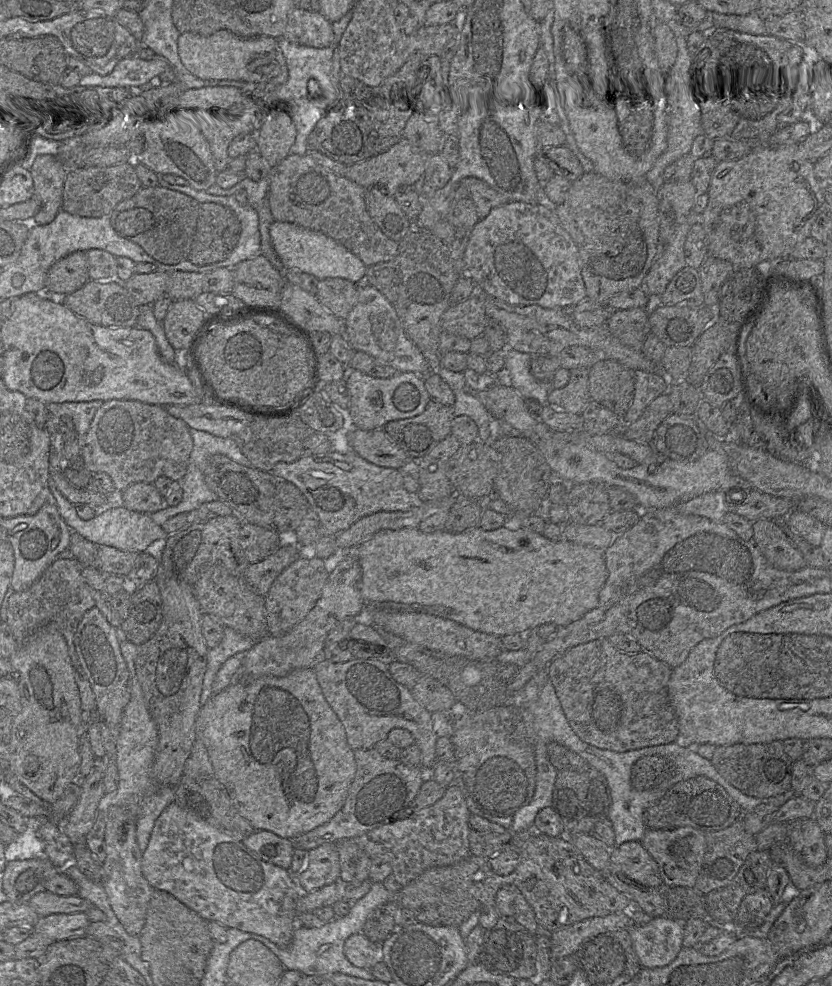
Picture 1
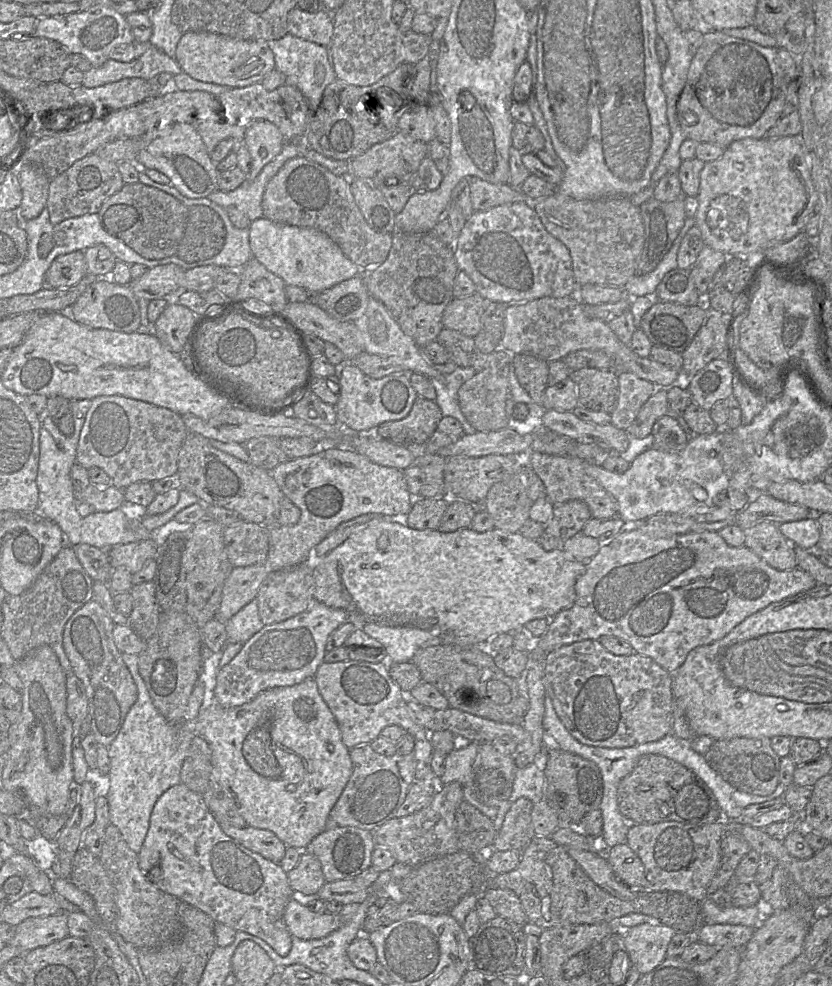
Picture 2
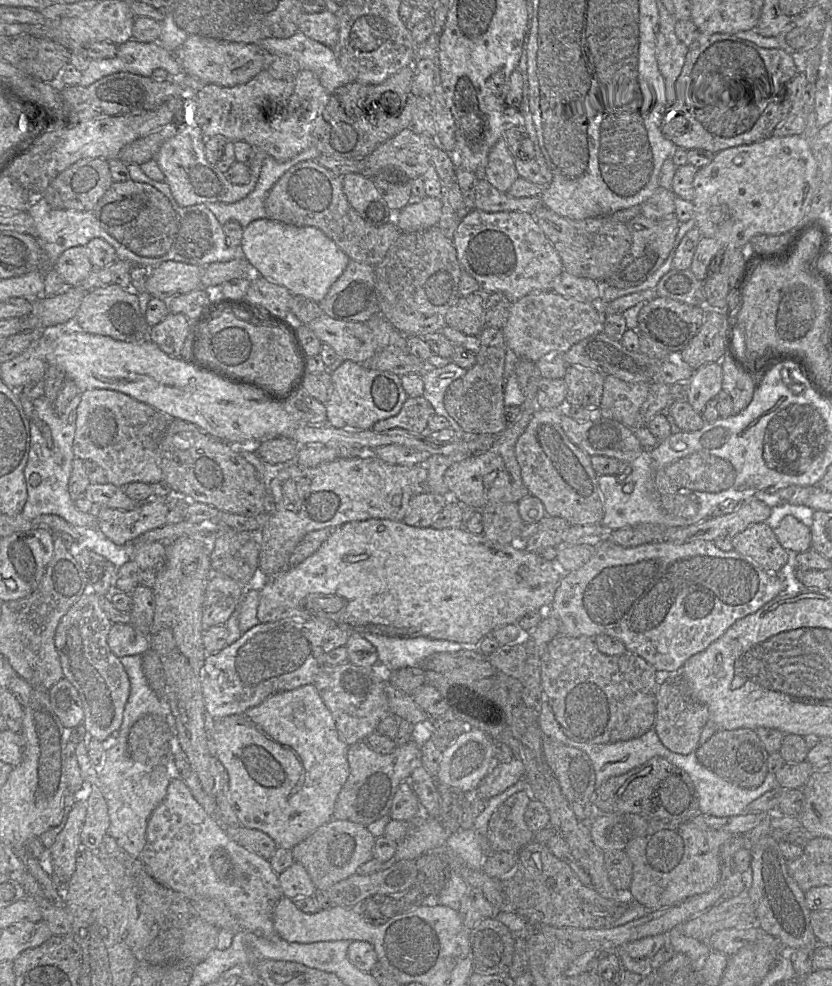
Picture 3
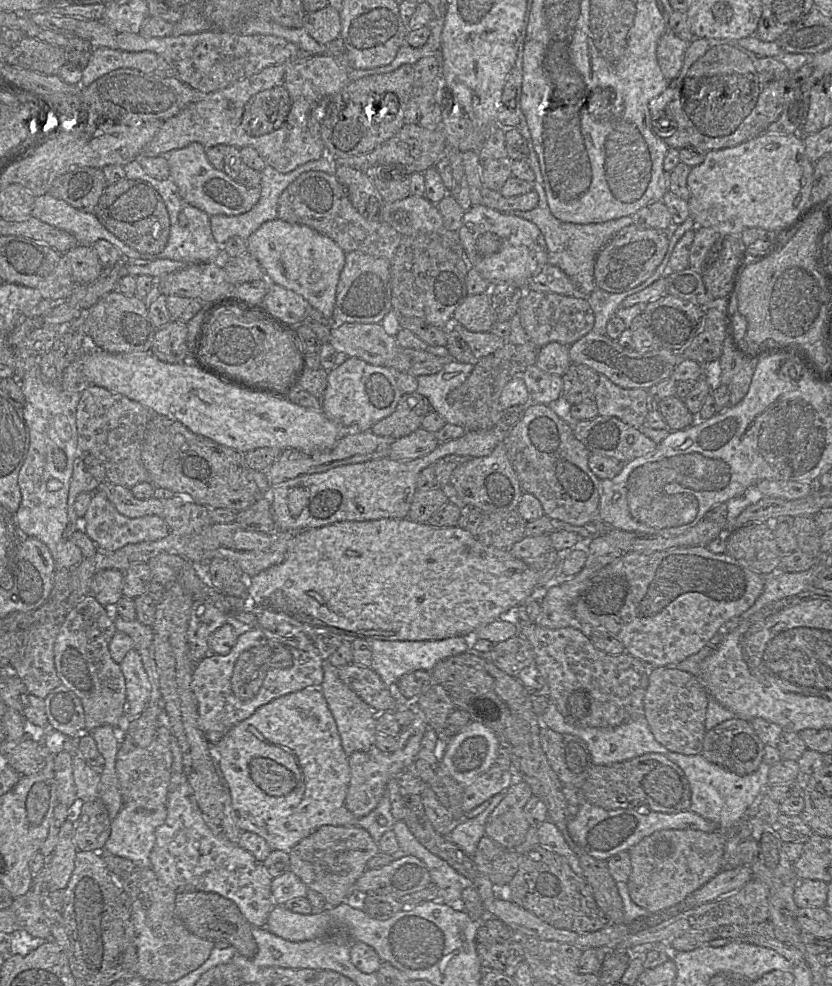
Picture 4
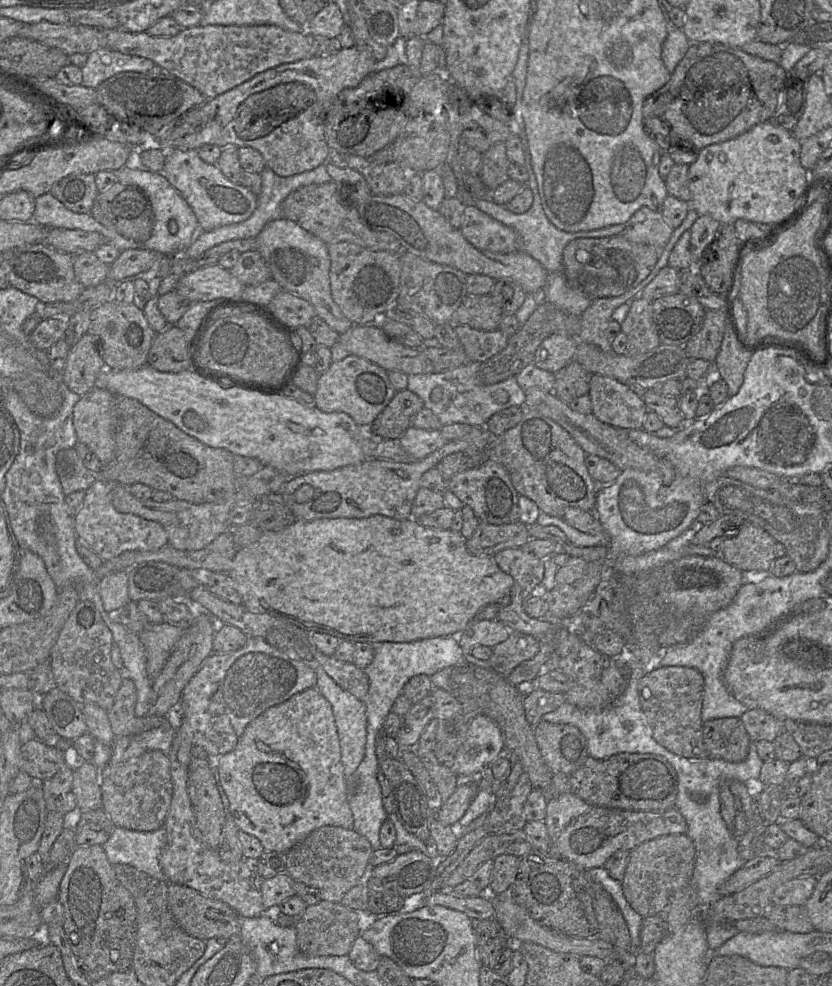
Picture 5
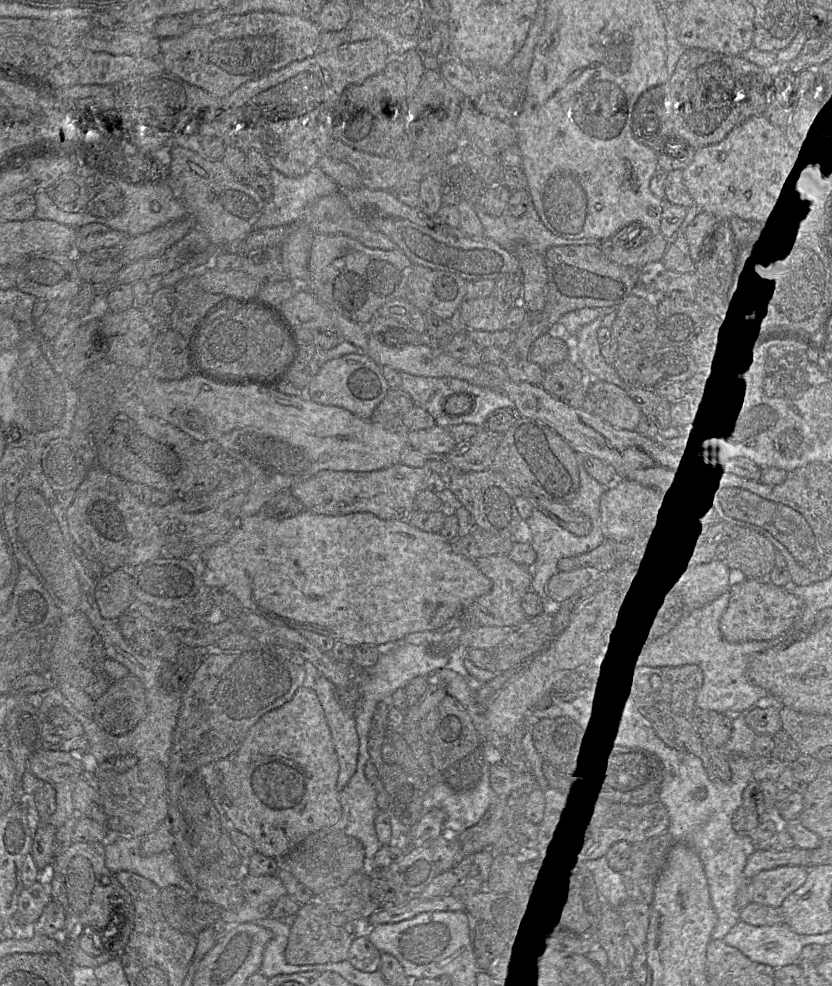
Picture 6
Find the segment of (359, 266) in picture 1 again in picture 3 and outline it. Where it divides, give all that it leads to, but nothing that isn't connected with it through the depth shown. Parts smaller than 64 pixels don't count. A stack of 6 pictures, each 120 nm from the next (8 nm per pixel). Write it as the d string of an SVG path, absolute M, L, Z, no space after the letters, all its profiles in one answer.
M270 219L250 223L243 231L243 257L254 274L285 287L292 295L319 303L349 264L349 257L315 227L297 227Z

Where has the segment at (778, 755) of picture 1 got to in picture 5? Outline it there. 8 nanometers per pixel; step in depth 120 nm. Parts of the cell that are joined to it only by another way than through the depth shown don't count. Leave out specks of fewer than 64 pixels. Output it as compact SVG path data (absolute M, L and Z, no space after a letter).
M740 718L703 722L702 733L710 757L728 762L741 762L747 757L751 738Z

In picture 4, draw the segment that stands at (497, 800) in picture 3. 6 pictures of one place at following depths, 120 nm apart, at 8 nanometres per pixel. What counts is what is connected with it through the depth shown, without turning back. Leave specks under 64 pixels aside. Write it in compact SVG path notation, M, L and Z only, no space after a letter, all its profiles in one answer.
M506 791L493 796L488 807L477 817L471 819L463 818L455 823L449 834L449 841L458 846L468 856L473 856L481 838L485 835L486 820L496 806L505 797Z

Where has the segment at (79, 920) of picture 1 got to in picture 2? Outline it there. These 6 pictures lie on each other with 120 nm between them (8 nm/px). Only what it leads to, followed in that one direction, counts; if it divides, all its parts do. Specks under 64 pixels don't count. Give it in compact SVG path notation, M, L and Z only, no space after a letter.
M67 914L29 917L16 926L16 932L9 946L25 952L47 946L69 936Z

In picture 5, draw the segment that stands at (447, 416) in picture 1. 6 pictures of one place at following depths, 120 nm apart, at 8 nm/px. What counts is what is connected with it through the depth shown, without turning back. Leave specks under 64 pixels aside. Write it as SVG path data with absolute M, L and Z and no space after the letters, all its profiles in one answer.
M407 389L398 391L367 430L376 438L399 440L411 426L411 417L423 408L418 395Z

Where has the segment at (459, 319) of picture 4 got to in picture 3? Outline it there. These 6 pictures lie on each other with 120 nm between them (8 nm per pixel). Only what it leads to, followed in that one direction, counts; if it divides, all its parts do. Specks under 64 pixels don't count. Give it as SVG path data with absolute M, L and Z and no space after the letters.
M481 292L460 297L445 315L446 326L466 335L478 335L485 325L485 295Z

